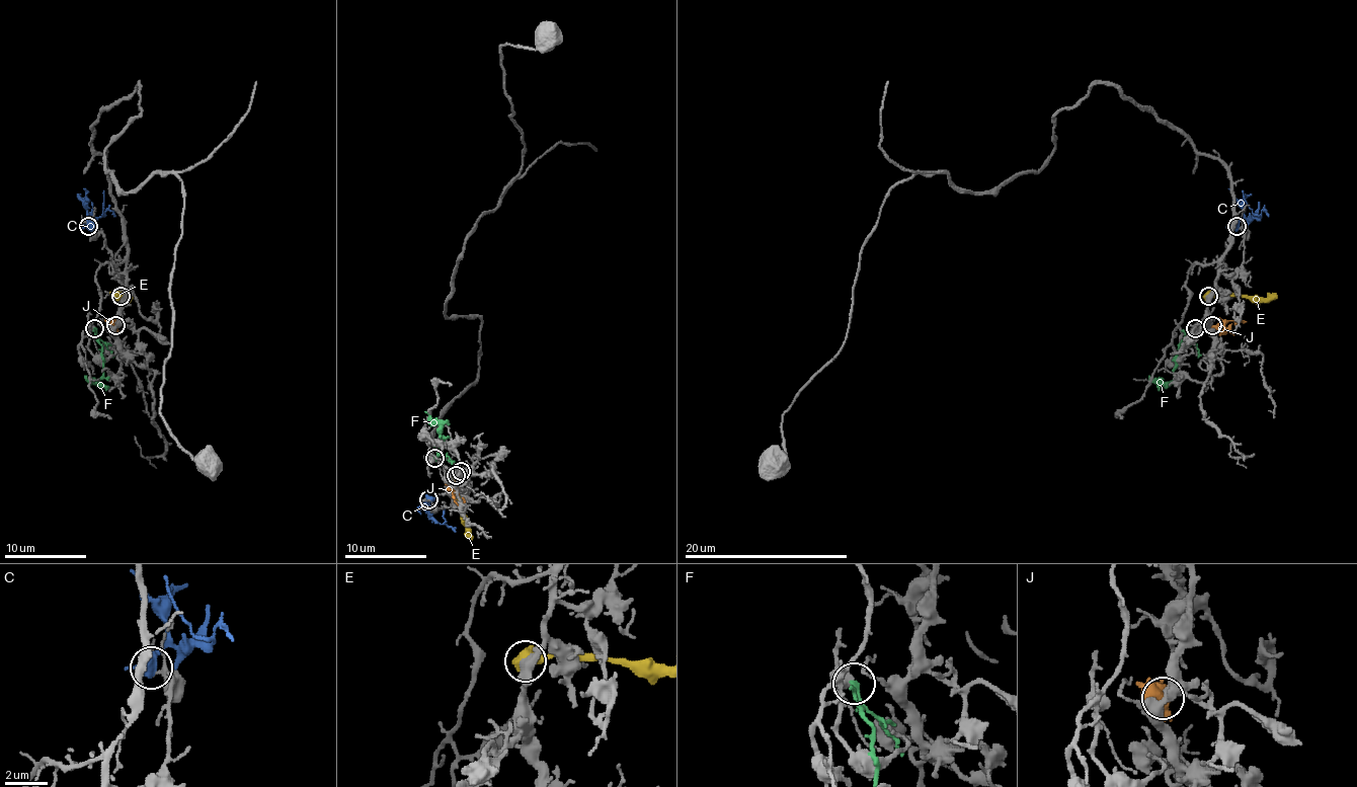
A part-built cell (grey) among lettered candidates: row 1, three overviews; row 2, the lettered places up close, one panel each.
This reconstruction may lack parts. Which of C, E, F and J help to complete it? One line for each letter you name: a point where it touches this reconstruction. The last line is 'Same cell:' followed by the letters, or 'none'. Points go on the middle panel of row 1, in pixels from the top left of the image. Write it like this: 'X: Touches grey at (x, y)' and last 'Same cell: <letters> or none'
J: Touches grey at (456, 475)
Same cell: J

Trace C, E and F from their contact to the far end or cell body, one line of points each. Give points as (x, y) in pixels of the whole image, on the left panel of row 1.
C: (89, 227), (87, 219), (101, 217), (103, 213), (103, 190)
E: (120, 297), (113, 295), (122, 299), (132, 295)
F: (95, 329), (101, 345), (103, 376), (99, 382), (91, 382), (85, 376)

